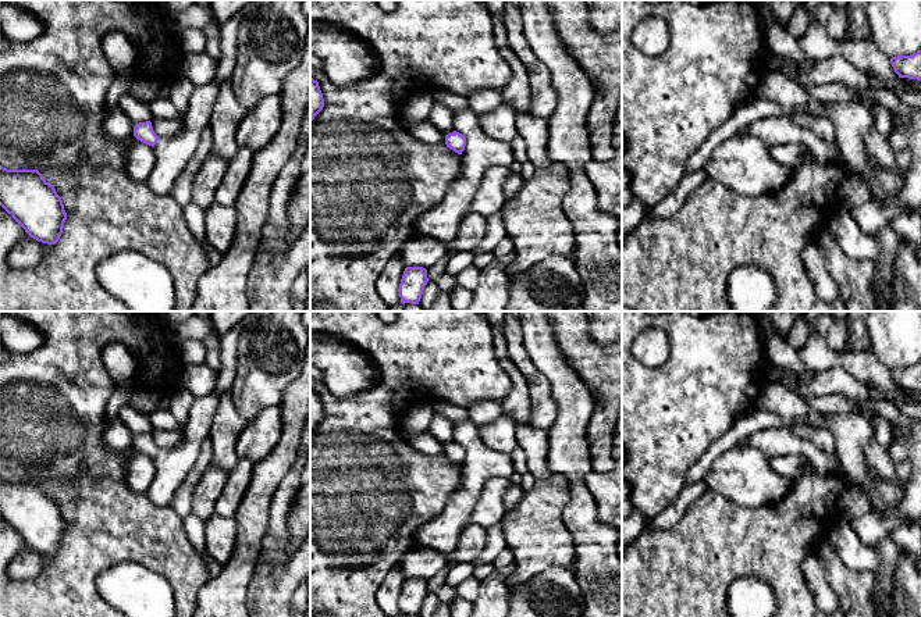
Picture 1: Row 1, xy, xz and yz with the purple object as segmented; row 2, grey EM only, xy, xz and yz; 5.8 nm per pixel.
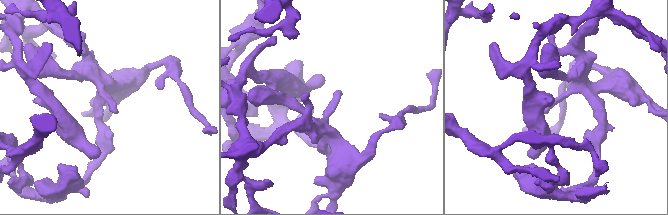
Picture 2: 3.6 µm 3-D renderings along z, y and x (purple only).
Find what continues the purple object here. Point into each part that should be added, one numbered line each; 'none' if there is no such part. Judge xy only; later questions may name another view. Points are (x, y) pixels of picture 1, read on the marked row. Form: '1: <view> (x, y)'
1: xy (173, 154)

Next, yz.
none

